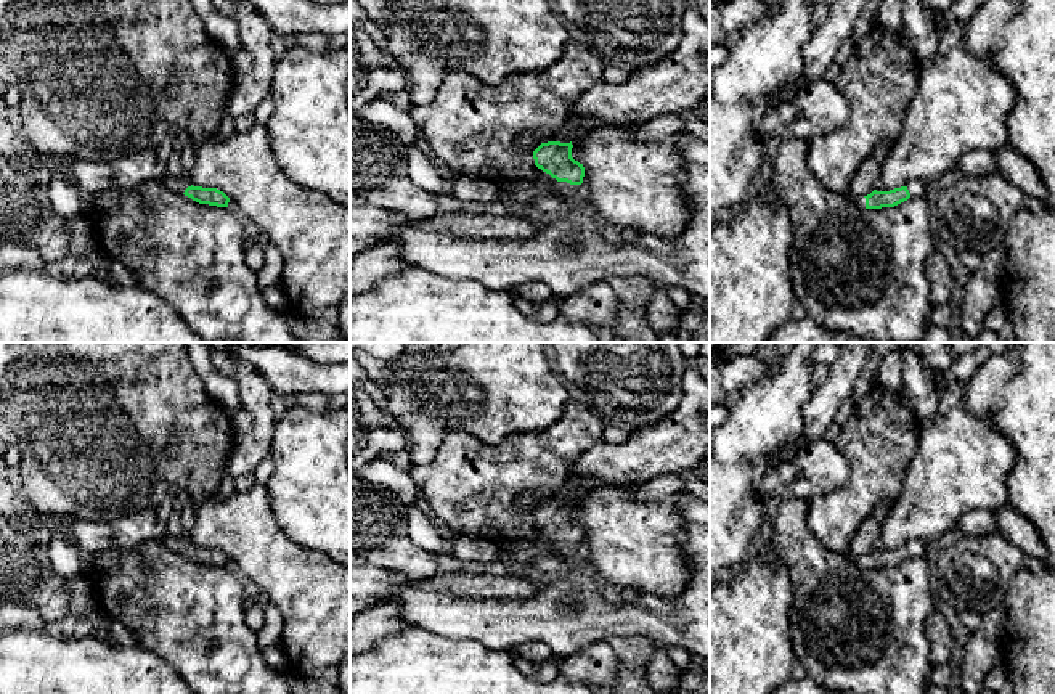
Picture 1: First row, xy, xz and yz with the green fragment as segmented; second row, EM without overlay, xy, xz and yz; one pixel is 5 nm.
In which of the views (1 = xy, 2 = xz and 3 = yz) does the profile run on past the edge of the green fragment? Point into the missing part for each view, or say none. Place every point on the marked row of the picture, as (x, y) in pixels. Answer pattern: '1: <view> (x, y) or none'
1: xy (179, 185)
2: xz (517, 193)
3: yz (916, 187)

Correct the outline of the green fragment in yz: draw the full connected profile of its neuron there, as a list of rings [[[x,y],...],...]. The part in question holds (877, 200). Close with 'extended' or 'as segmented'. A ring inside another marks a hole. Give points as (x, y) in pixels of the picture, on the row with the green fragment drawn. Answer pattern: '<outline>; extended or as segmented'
[[[912,180],[906,186],[894,188],[890,191],[877,191],[874,190],[867,196],[851,196],[851,202],[857,209],[882,209],[882,207],[894,207],[910,196],[923,196],[927,185],[920,180]]]; extended

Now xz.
[[[596,119],[572,120],[576,135],[570,143],[548,141],[533,151],[535,165],[541,170],[536,180],[511,180],[499,183],[499,202],[509,207],[532,207],[540,194],[572,196],[583,183],[585,167],[572,157],[572,148],[581,143],[601,124]]]; extended

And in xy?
[[[165,174],[161,182],[172,191],[181,193],[199,204],[228,207],[230,198],[217,188],[193,186],[188,177],[175,178]]]; extended

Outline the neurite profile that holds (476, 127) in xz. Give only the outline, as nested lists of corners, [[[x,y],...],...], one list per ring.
[[[567,45],[559,61],[544,69],[511,74],[501,82],[483,82],[466,69],[446,69],[430,101],[411,104],[408,112],[421,130],[435,162],[451,167],[459,175],[482,177],[504,183],[536,180],[532,148],[522,148],[527,133],[551,137],[568,122],[576,100],[604,76],[605,64],[588,47]]]

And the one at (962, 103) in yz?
[[[939,16],[933,22],[939,48],[931,59],[919,64],[917,90],[906,108],[901,135],[880,164],[874,185],[877,191],[907,186],[912,180],[936,183],[957,169],[967,153],[996,153],[1008,145],[1007,119],[1016,101],[1013,84],[988,58],[965,48],[965,24]]]

